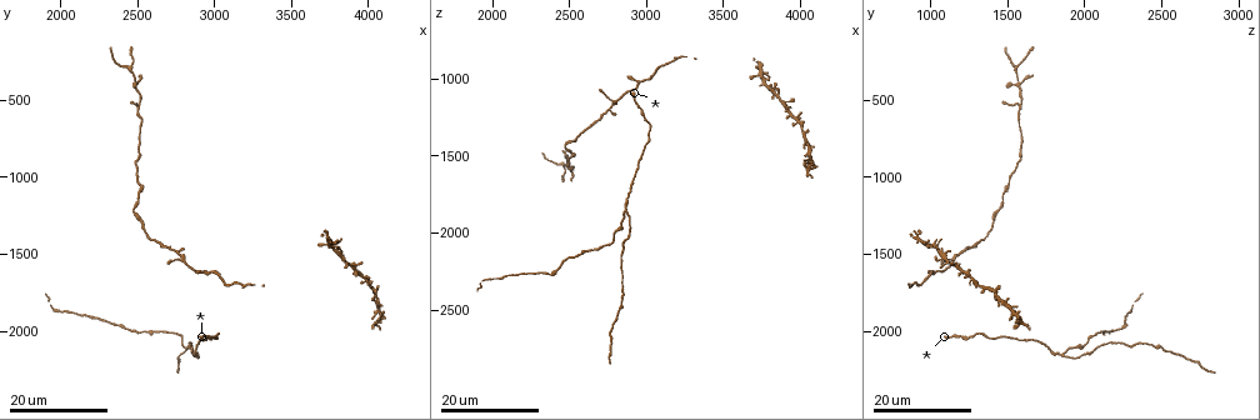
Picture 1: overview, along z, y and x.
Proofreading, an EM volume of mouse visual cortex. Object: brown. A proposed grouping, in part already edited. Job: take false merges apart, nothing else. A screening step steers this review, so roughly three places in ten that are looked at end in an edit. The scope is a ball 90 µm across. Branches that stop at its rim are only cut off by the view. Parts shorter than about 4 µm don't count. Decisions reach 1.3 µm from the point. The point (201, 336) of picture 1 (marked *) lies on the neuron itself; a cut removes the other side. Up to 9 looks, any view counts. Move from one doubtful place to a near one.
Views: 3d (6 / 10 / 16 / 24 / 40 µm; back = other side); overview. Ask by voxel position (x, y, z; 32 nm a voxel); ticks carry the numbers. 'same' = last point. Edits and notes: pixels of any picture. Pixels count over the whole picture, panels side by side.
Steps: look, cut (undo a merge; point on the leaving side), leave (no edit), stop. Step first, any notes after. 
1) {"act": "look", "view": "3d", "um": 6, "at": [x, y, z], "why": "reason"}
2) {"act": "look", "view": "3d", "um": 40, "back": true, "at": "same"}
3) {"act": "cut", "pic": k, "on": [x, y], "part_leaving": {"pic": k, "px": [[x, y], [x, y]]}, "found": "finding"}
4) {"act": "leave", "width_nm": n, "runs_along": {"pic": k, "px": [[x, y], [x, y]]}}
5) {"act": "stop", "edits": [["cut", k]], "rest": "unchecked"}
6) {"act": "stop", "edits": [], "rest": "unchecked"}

{"act": "look", "view": "3d", "um": 24, "at": [2860, 2160, 1860], "why": "a fork"}

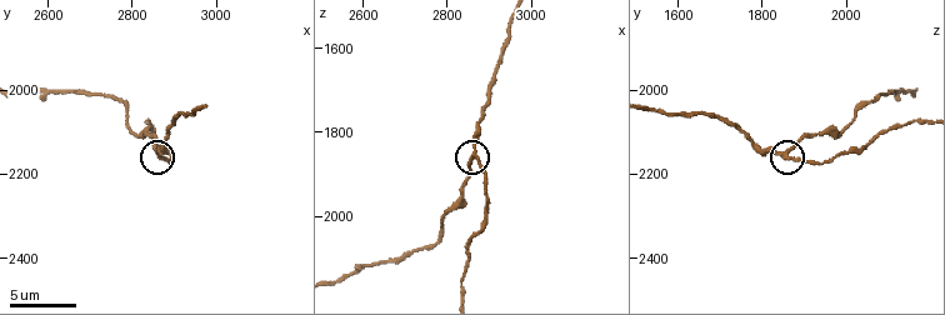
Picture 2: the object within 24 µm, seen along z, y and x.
{"act": "look", "view": "3d", "um": 10, "at": [2860, 2155, 1855], "why": "zoom in"}

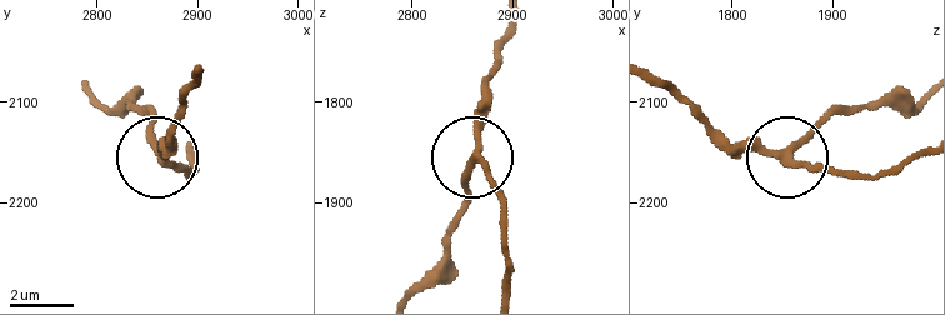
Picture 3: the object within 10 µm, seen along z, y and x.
{"act": "leave", "runs_along": {"pic": 3, "px": [[653, 73], [725, 134], [851, 178]]}, "found": "all the same neuron"}

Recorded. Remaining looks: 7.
{"act": "look", "view": "3d", "um": 16, "at": [2500, 1280, 1420], "why": "calibre changes"}

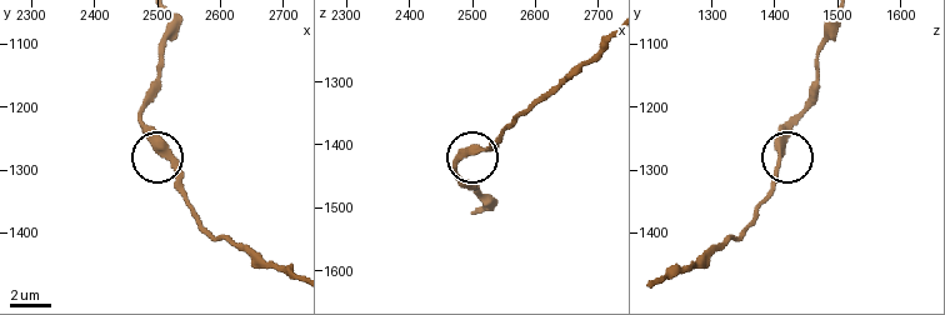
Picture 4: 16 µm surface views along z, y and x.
{"act": "look", "view": "3d", "um": 10, "at": [2515, 1275, 1410]}

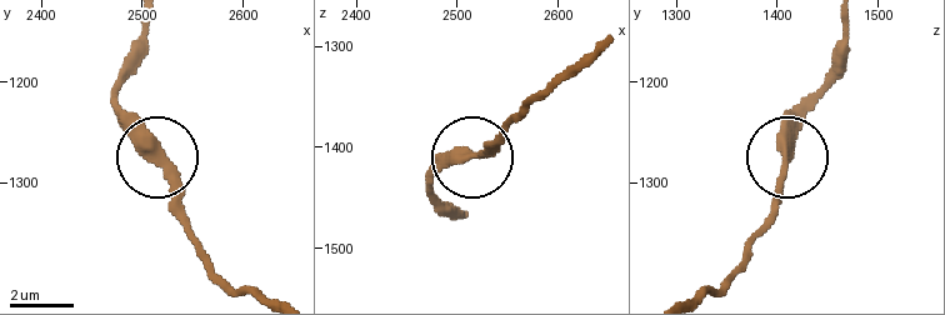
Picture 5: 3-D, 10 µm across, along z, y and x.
{"act": "leave", "runs_along": {"pic": 5, "px": [[243, 293], [208, 261], [151, 140], [116, 103]]}, "found": "continuous, no second neuron"}

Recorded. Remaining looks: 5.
{"act": "look", "view": "3d", "um": 16, "at": [2780, 1540, 1140], "why": "four or more arms meet"}

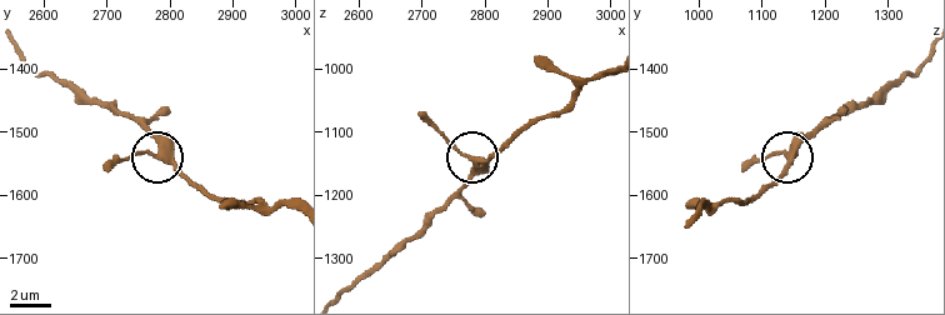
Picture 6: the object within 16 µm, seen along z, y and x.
{"act": "look", "view": "3d", "um": 6, "at": [2785, 1525, 1150]}

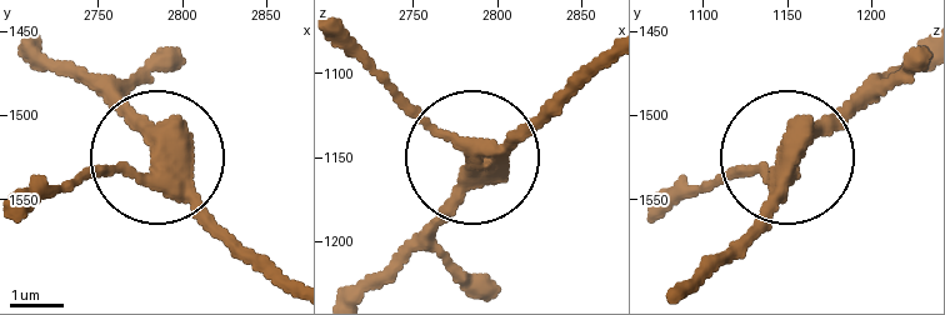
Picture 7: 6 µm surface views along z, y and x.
{"act": "leave", "found": "one neuron here"}

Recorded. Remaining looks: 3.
{"act": "look", "view": "3d", "um": 10, "at": [2620, 2005, 2120], "why": "side arm on a straight run"}

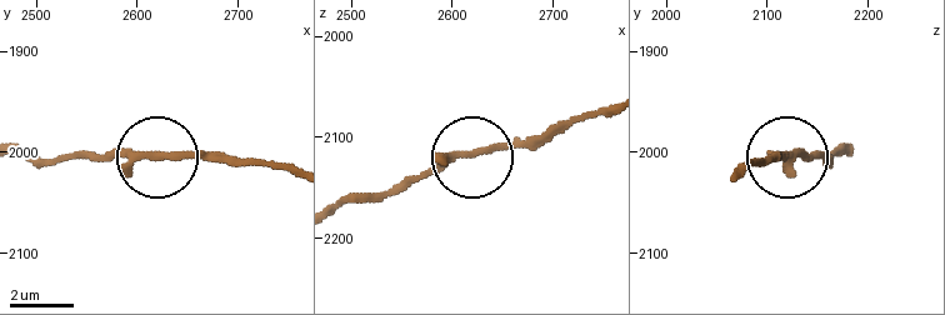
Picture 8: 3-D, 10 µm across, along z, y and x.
{"act": "look", "view": "3d", "um": 10, "back": true, "at": [2616, 2002, 2118]}

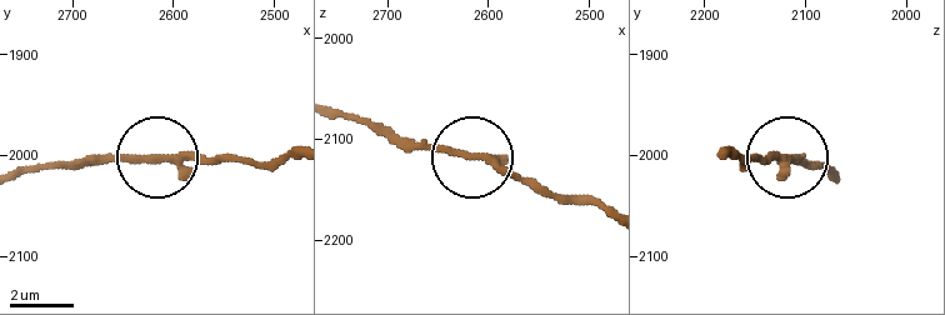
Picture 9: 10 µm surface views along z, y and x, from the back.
{"act": "leave", "arms": 3, "runs_along": {"pic": 9, "px": [[20, 168], [235, 158]]}, "found": "continuous, no second neuron"}

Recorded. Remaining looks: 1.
{"act": "stop", "edits": [], "rest": "unchecked"}

